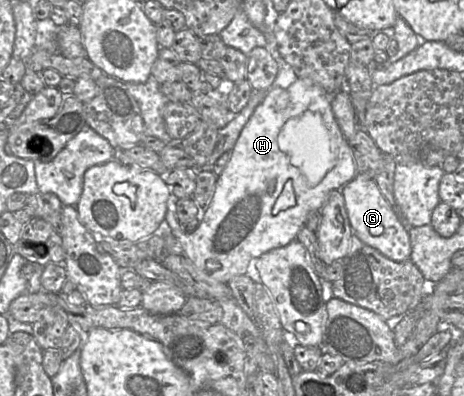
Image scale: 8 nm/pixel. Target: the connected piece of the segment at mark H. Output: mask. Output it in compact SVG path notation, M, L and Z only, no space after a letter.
M297 78L289 88L272 86L266 93L262 102L256 107L251 118L243 128L233 150L231 158L224 168L221 175L217 178L214 196L205 216L200 225L191 233L186 233L177 216L178 198L171 193L167 201L167 212L165 217L165 226L161 228L164 238L172 234L178 241L182 253L187 256L196 269L205 276L215 279L218 282L228 283L233 277L248 273L251 261L260 257L262 254L288 245L297 239L299 230L304 226L307 215L314 209L321 209L327 200L329 193L333 190L342 189L348 182L353 180L358 174L354 154L349 142L343 136L343 133L336 121L332 111L331 97L323 89L309 79Z

